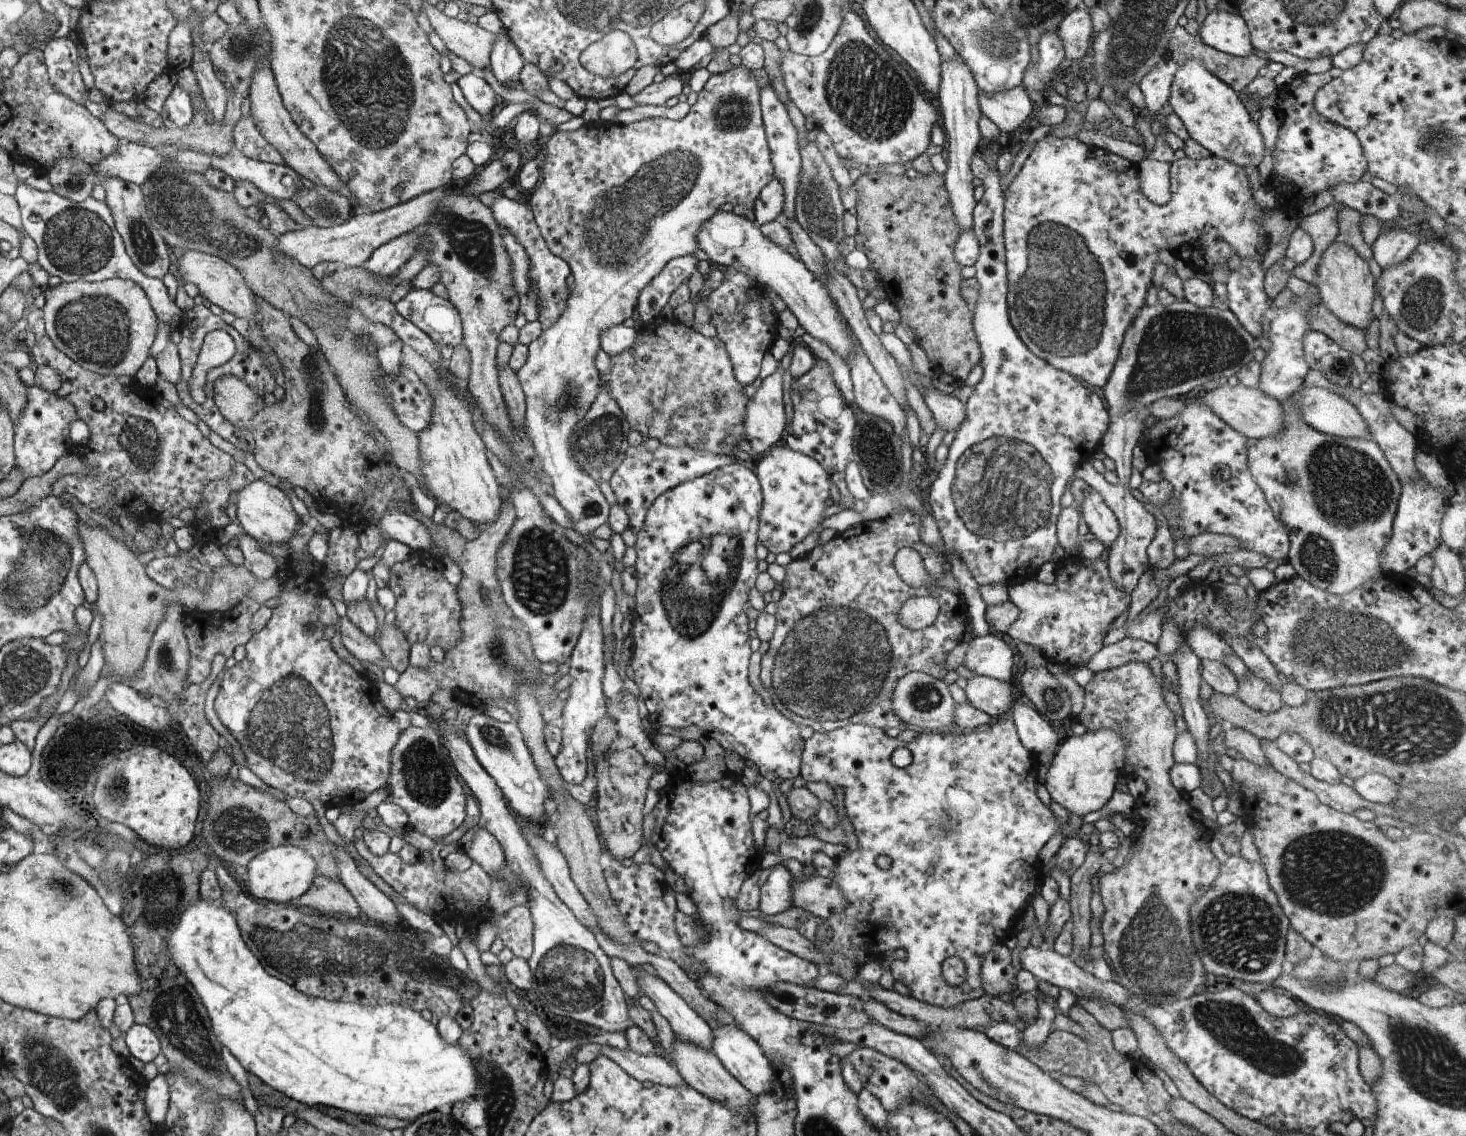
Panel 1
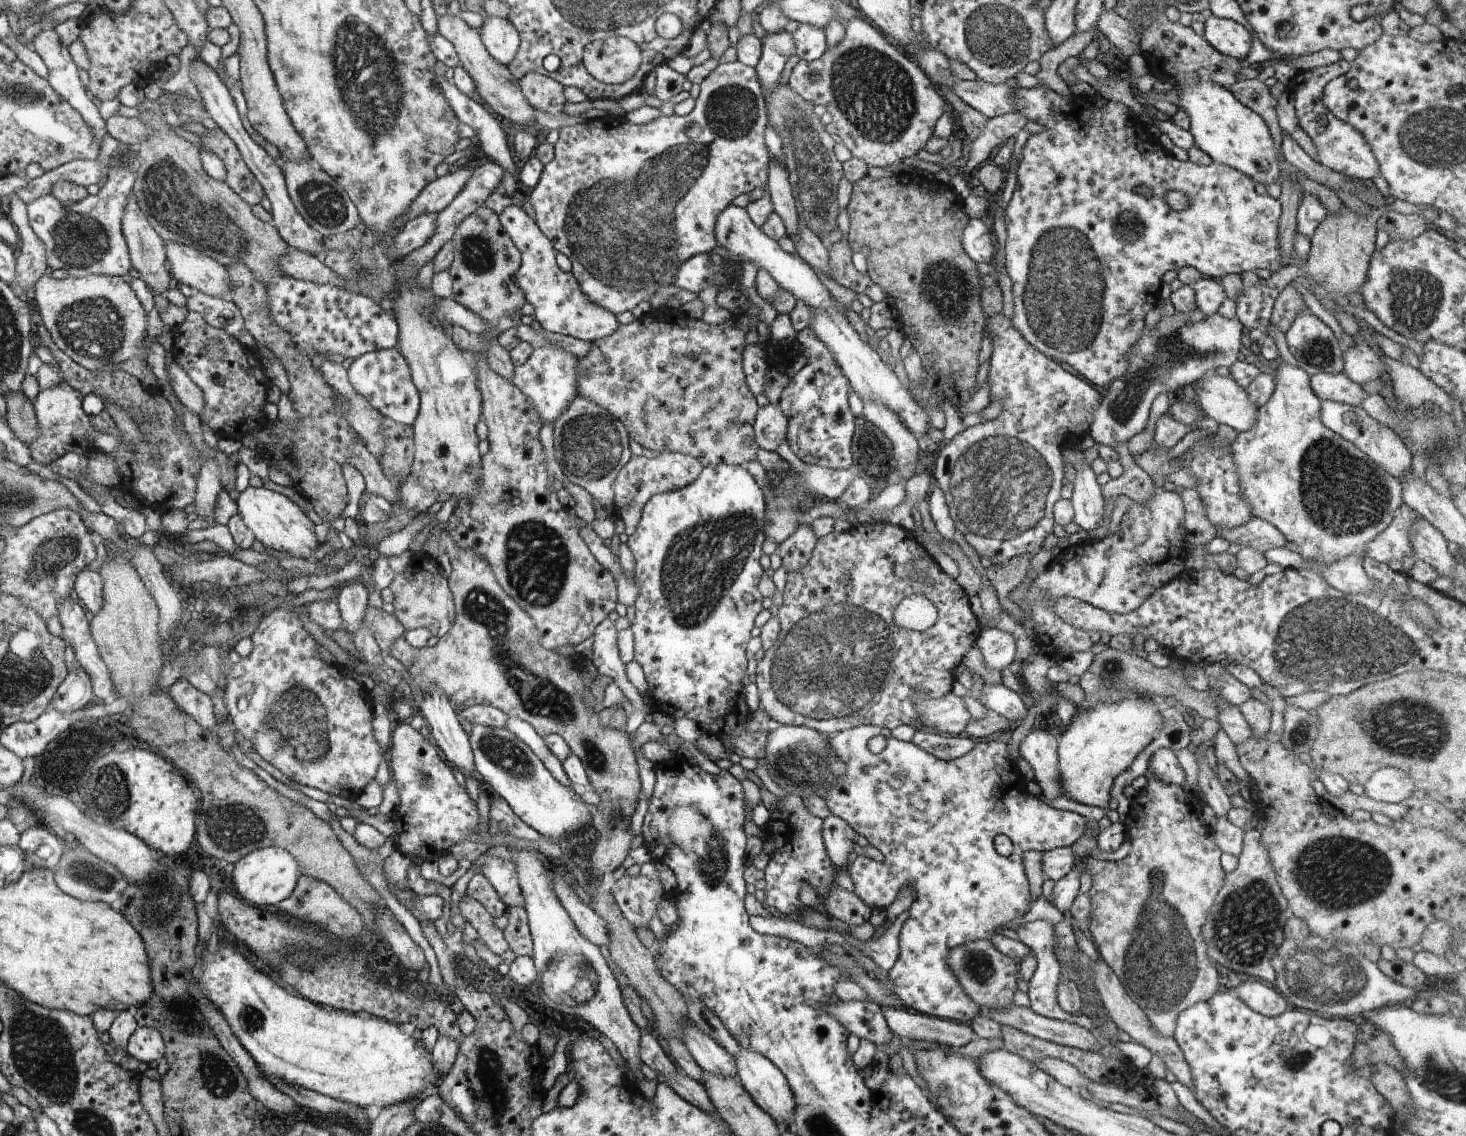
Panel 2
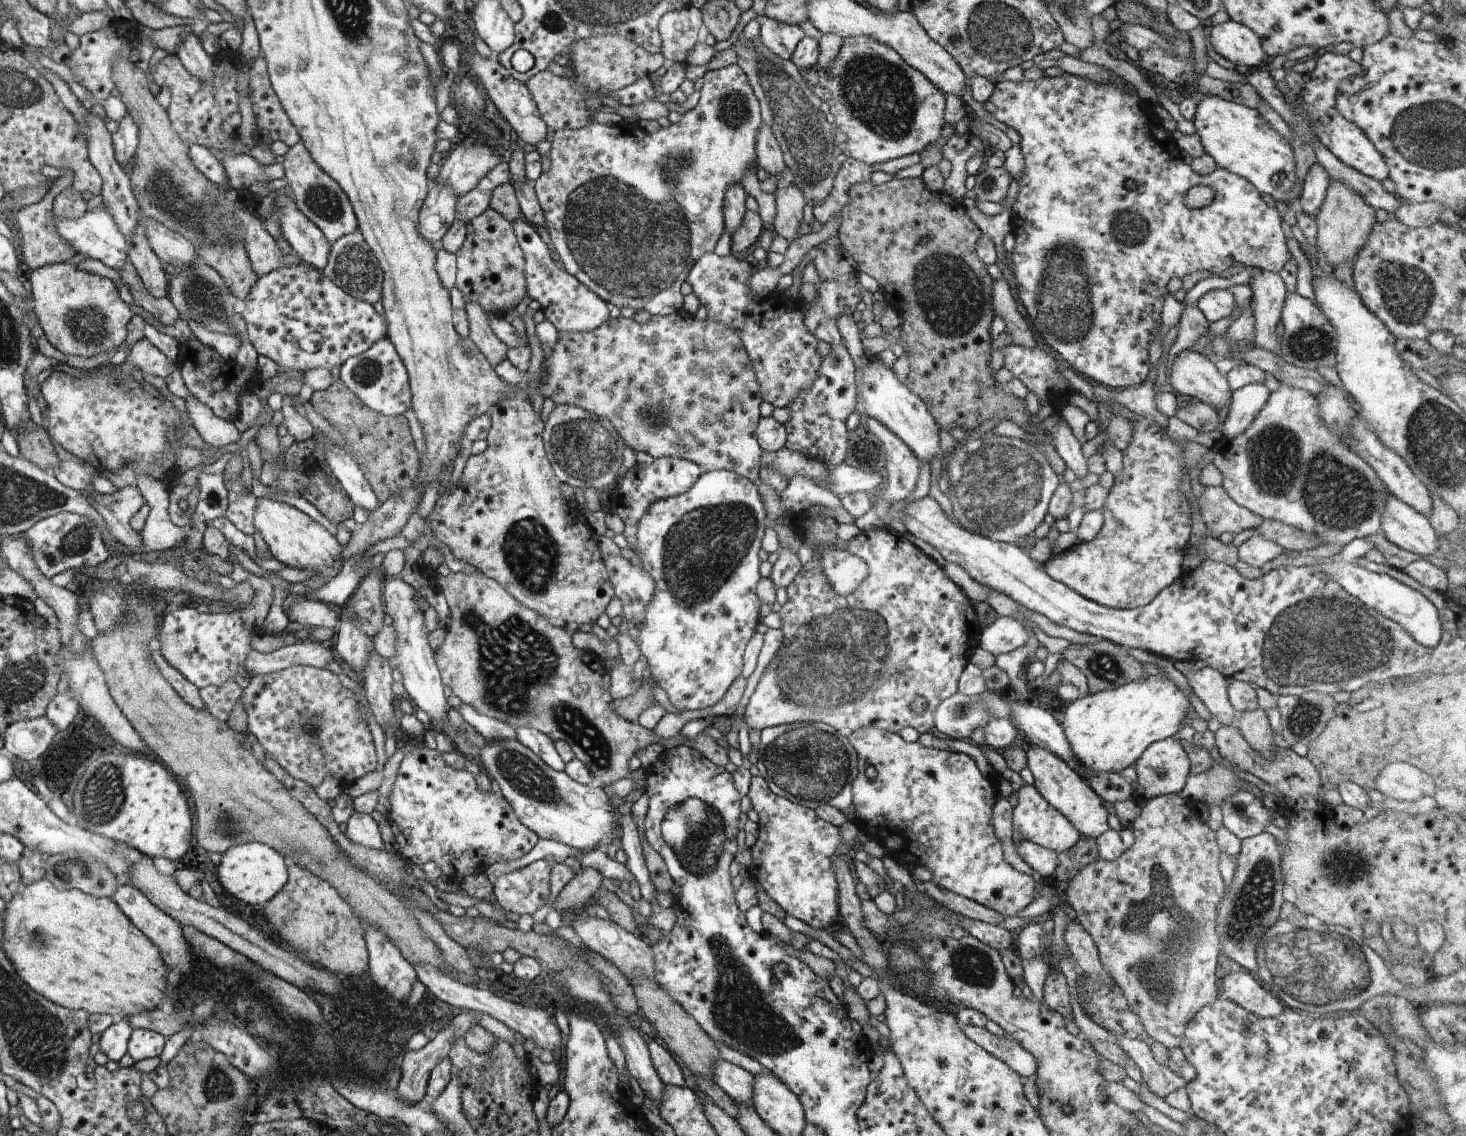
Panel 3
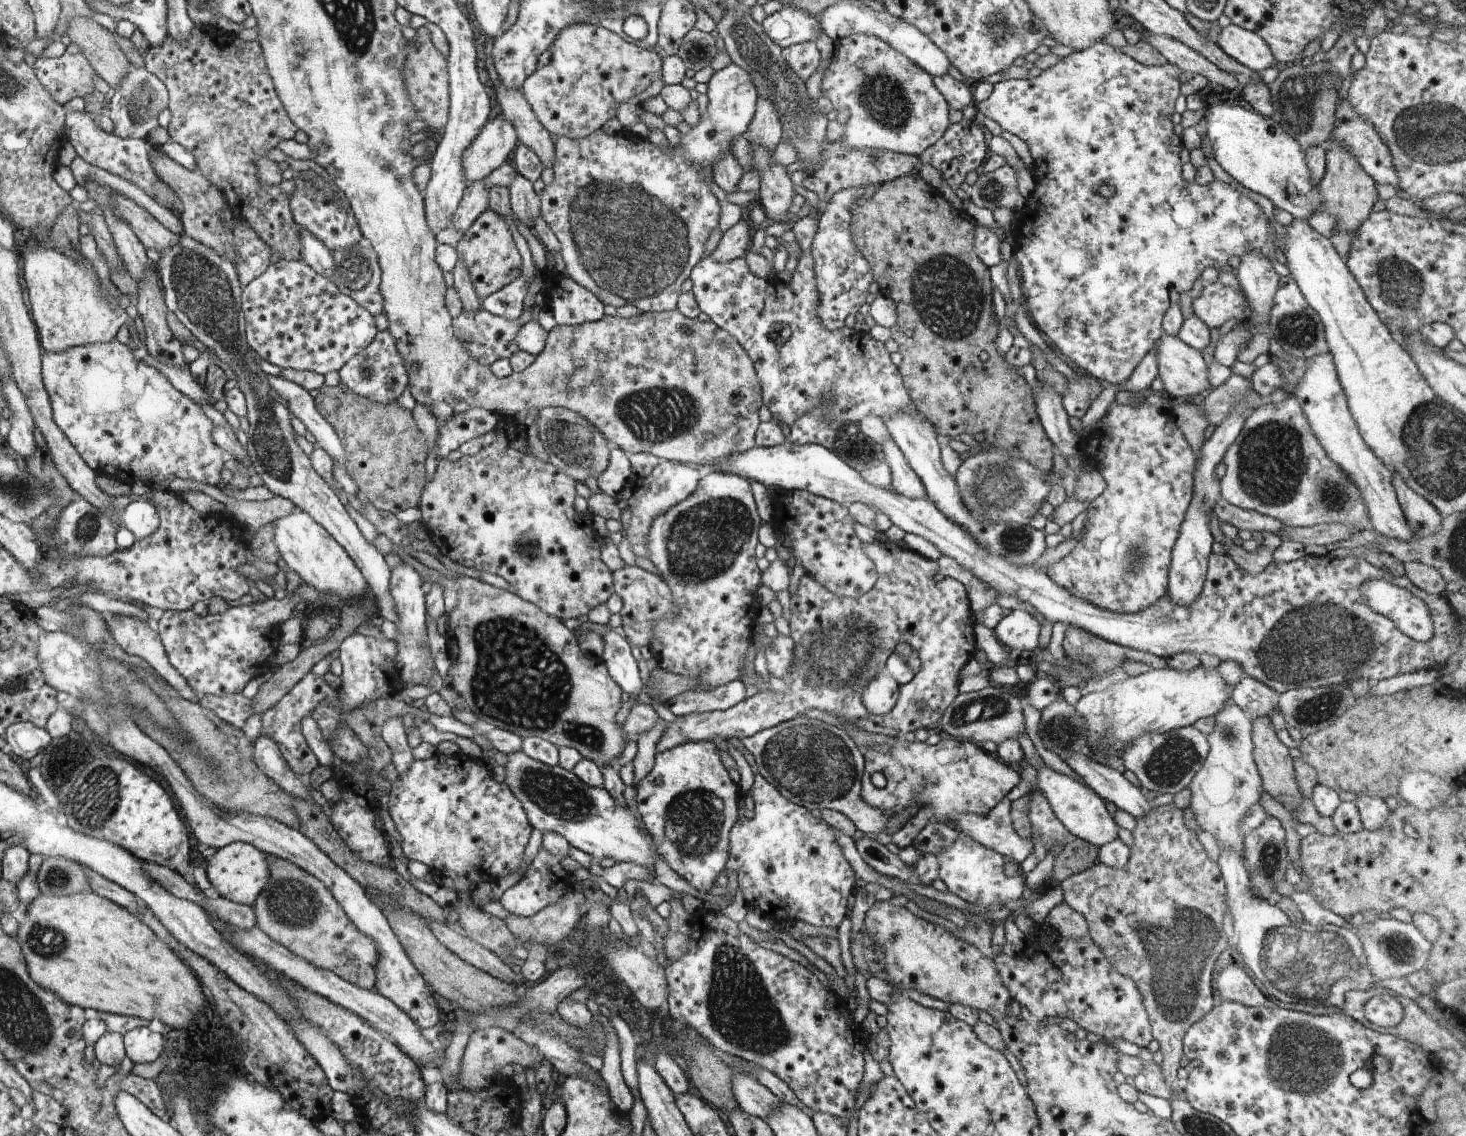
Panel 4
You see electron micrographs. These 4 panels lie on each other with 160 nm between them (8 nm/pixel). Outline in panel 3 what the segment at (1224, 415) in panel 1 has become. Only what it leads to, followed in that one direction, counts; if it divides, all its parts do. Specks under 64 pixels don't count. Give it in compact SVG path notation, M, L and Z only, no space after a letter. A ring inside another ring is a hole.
M1194 349L1183 350L1176 356L1167 387L1191 400L1211 404L1217 410L1230 404L1232 396L1227 377L1218 371L1214 362Z

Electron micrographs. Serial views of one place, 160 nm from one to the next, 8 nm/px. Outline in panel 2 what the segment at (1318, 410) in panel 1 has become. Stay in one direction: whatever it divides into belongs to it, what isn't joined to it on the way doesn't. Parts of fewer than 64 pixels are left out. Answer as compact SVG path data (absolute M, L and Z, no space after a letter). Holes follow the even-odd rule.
M1321 401L1320 418L1330 430L1354 444L1388 474L1402 480L1412 472L1412 454L1408 446L1402 442L1396 432L1372 418L1362 407L1355 407L1338 401Z

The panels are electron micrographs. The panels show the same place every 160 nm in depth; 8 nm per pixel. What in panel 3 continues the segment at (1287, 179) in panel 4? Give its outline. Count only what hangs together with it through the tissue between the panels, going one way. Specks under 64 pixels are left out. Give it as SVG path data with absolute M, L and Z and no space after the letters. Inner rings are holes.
M1217 96L1197 100L1193 118L1196 133L1206 153L1216 162L1218 168L1229 170L1249 180L1262 194L1270 194L1275 200L1289 202L1300 200L1298 176L1294 151L1287 140L1271 127L1271 124L1256 110Z

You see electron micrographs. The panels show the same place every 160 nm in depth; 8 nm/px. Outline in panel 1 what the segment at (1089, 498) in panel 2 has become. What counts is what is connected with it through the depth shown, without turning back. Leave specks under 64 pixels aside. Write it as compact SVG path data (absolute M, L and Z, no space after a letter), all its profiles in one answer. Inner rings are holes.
M1094 489L1085 494L1079 506L1079 513L1089 532L1104 542L1108 550L1119 535L1119 524L1113 512Z

